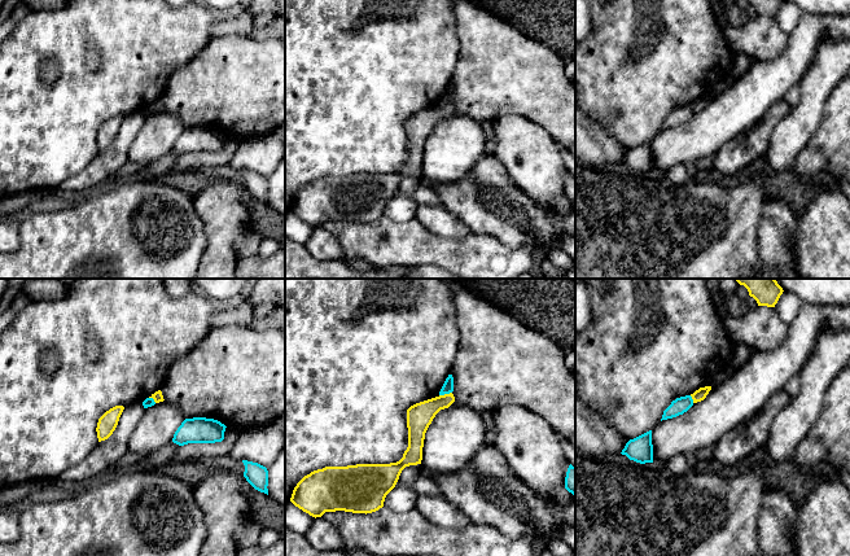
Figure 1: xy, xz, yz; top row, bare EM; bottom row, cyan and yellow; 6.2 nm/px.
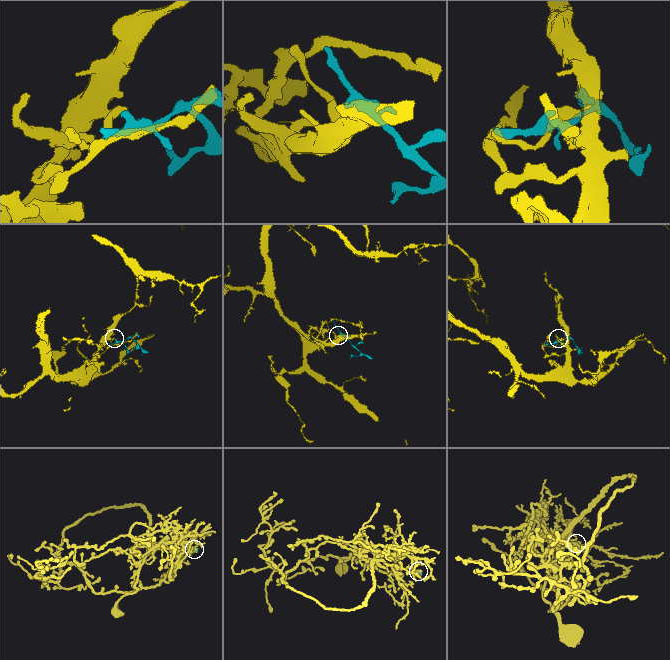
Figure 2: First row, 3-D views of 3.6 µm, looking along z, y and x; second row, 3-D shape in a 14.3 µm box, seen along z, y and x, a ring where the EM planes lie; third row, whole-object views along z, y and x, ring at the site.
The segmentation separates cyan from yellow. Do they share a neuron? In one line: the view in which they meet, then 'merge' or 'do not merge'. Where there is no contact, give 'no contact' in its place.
contact in xz; do not merge

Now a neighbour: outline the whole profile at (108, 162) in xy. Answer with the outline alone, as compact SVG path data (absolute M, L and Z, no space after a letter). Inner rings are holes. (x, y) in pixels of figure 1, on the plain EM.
M141 111L124 117L113 144L97 153L95 159L79 174L69 178L60 188L63 193L79 193L100 184L109 176L115 175L128 162L128 149L136 139L144 115Z

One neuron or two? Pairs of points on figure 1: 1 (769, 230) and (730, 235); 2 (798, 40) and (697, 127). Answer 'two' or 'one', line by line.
1: two
2: one

